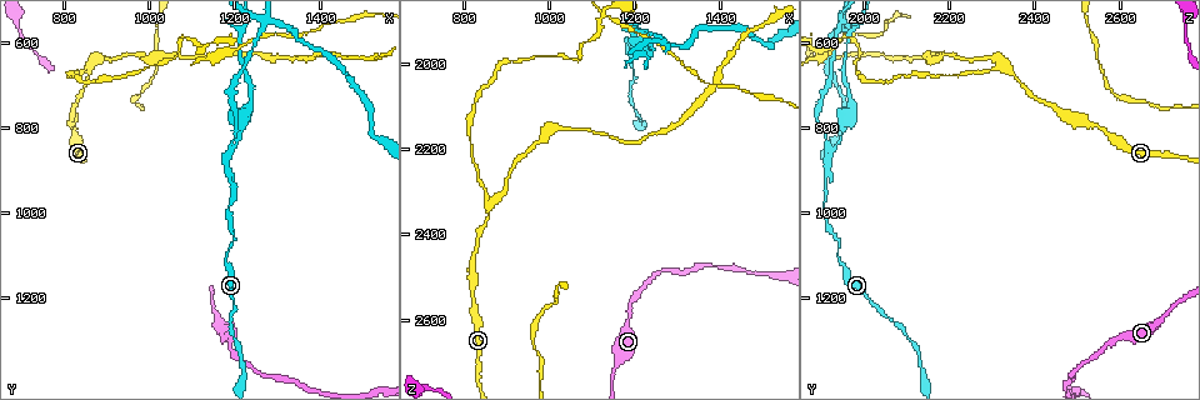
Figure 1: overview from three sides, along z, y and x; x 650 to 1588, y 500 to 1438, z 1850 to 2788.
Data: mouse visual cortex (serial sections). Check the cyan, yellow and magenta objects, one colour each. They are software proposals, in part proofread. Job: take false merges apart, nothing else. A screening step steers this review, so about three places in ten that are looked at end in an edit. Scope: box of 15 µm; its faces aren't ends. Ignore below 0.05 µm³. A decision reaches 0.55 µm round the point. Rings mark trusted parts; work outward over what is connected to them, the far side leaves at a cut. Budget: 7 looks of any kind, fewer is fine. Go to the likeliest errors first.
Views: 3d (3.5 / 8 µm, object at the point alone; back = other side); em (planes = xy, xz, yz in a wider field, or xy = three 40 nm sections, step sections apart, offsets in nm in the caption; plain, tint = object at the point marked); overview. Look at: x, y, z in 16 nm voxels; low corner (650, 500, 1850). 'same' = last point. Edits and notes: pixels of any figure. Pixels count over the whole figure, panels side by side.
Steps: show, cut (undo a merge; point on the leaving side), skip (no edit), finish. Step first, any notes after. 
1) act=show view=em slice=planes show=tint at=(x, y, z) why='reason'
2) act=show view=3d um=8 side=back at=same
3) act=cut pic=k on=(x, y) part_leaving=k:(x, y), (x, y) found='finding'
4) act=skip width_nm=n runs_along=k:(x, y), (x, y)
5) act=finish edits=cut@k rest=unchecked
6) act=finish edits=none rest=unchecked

act=show view=3d um=3.5 at=(860, 660, 2335) why='arms part here'

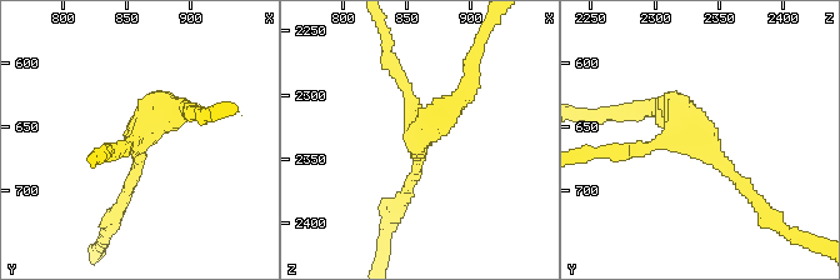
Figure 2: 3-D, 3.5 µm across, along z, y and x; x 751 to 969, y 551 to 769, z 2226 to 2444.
act=show view=em slice=planes show=tint at=(860, 658, 2332) arms=3 arm_widths_nm=150,150,300

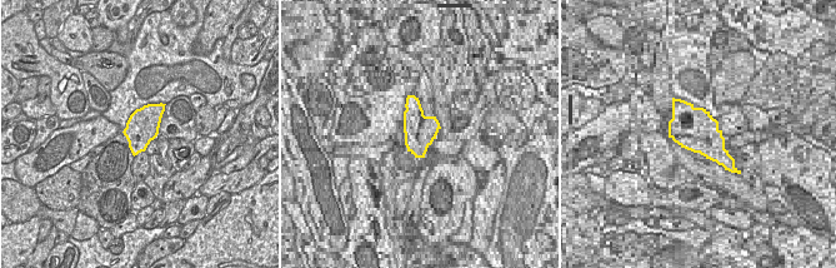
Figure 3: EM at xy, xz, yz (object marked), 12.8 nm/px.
act=show view=em slice=xy step=2 show=tint at=same

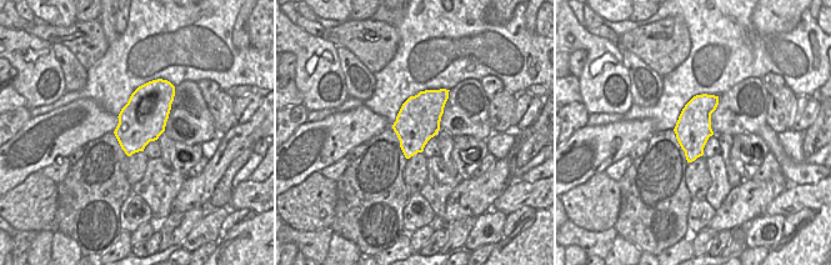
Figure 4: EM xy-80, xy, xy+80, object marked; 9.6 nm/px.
act=skip runs_along=2:(755, 198), (673, 105), (644, 109) found='continuous, no second cell'

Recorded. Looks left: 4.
act=show view=3d um=3.5 at=(1055, 635, 1995) why='sharp bend'

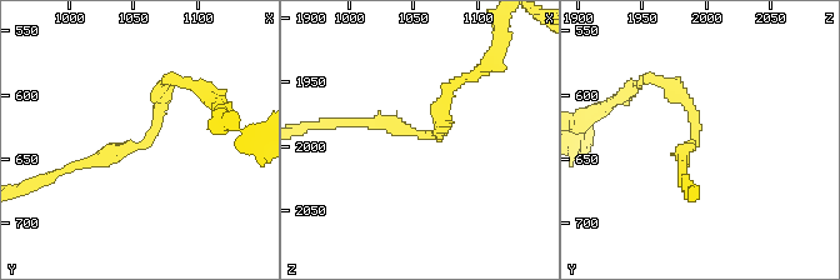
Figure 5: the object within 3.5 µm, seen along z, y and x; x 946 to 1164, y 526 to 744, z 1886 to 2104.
act=show view=em slice=xy step=2 show=tint at=(1056, 642, 1992) arm_widths_nm=150,150

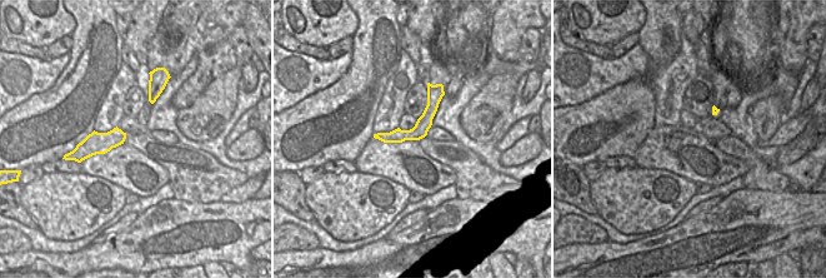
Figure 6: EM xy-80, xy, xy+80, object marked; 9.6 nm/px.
act=skip runs_along=6:(432, 89), (412, 134), (380, 135) found='continuous, no second cell'

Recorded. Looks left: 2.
act=finish edits=none rest=unchecked

